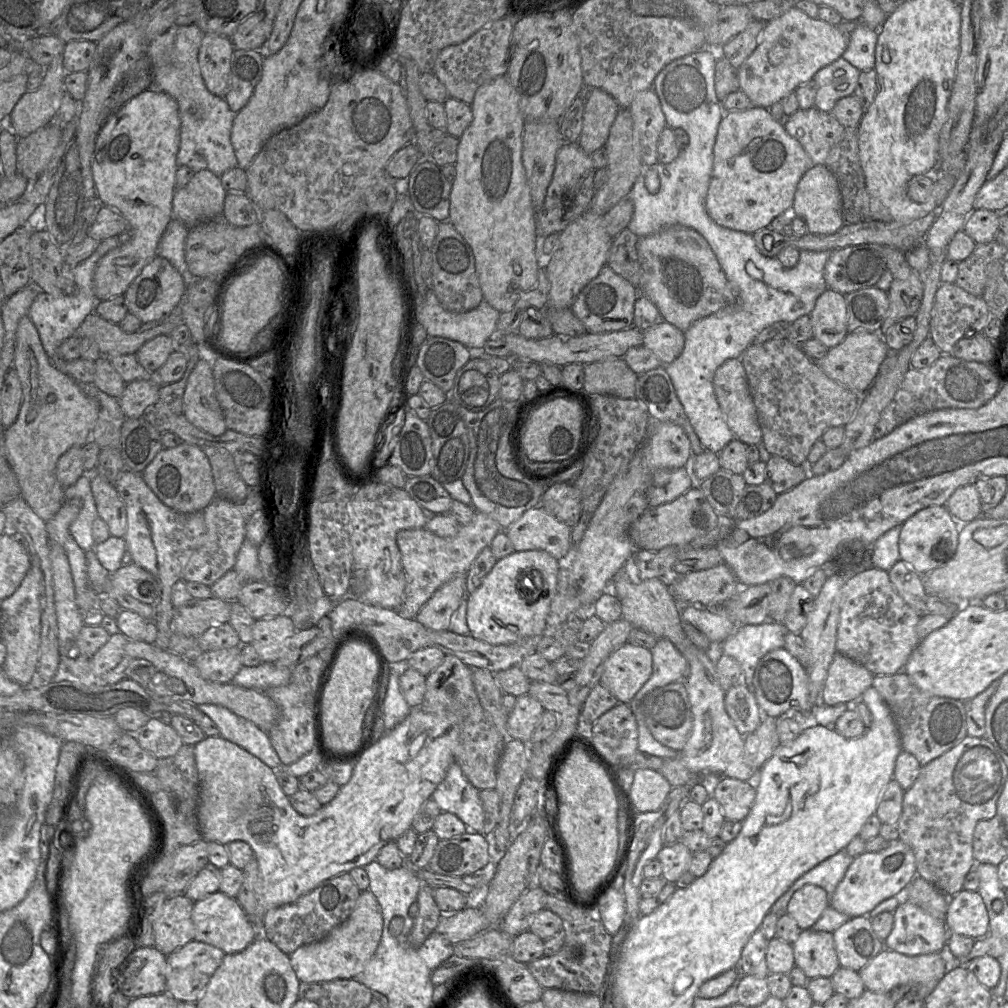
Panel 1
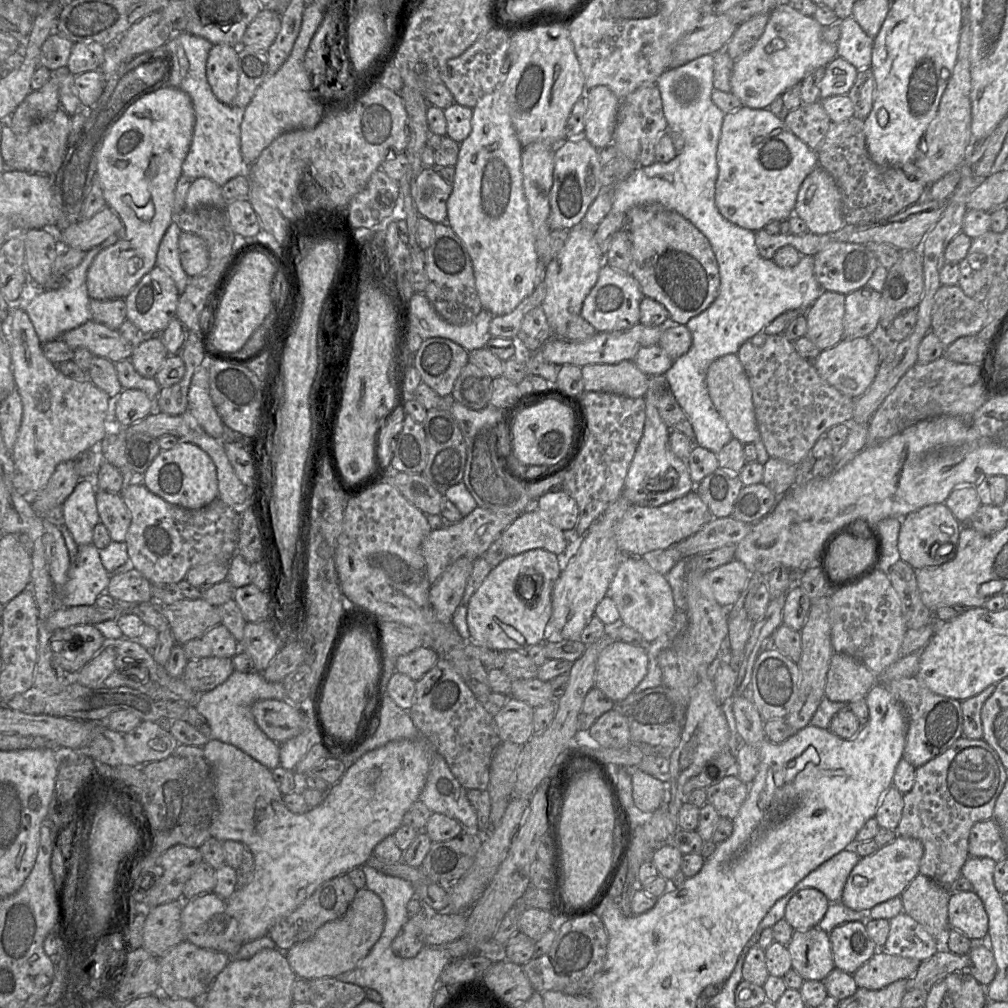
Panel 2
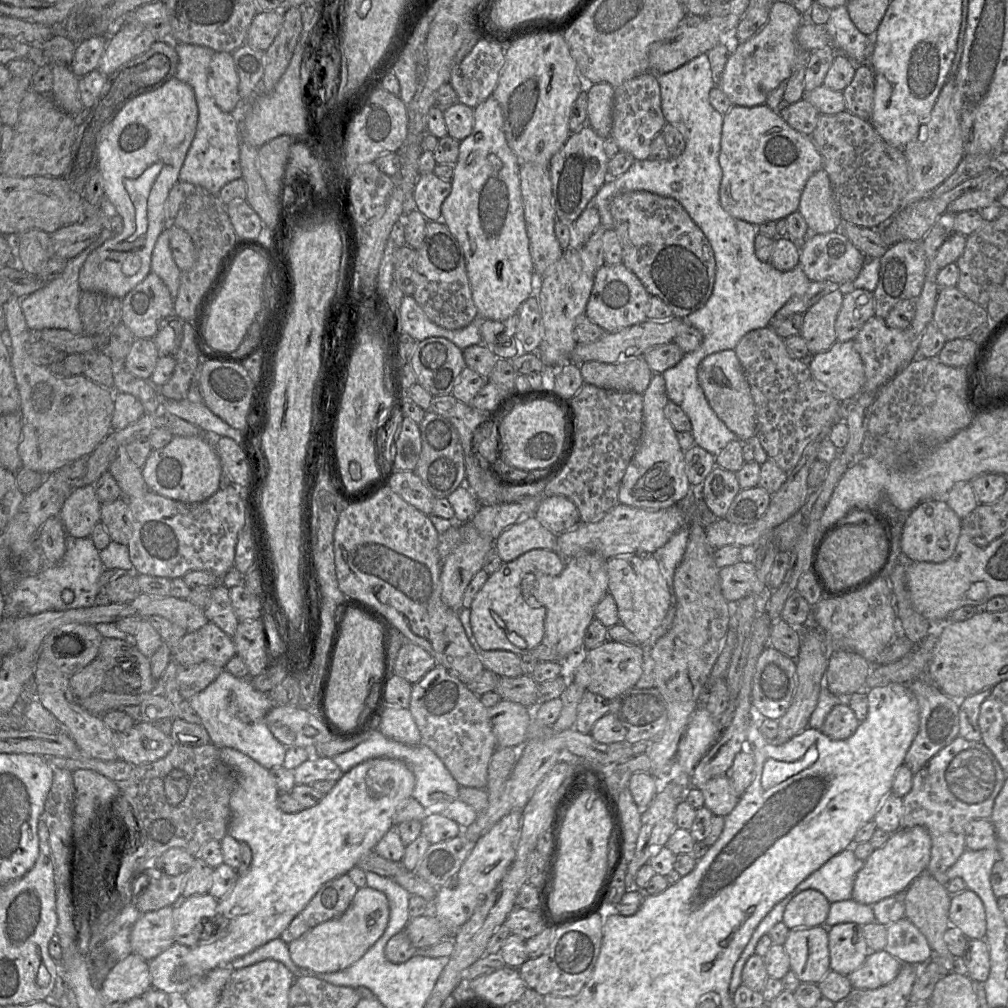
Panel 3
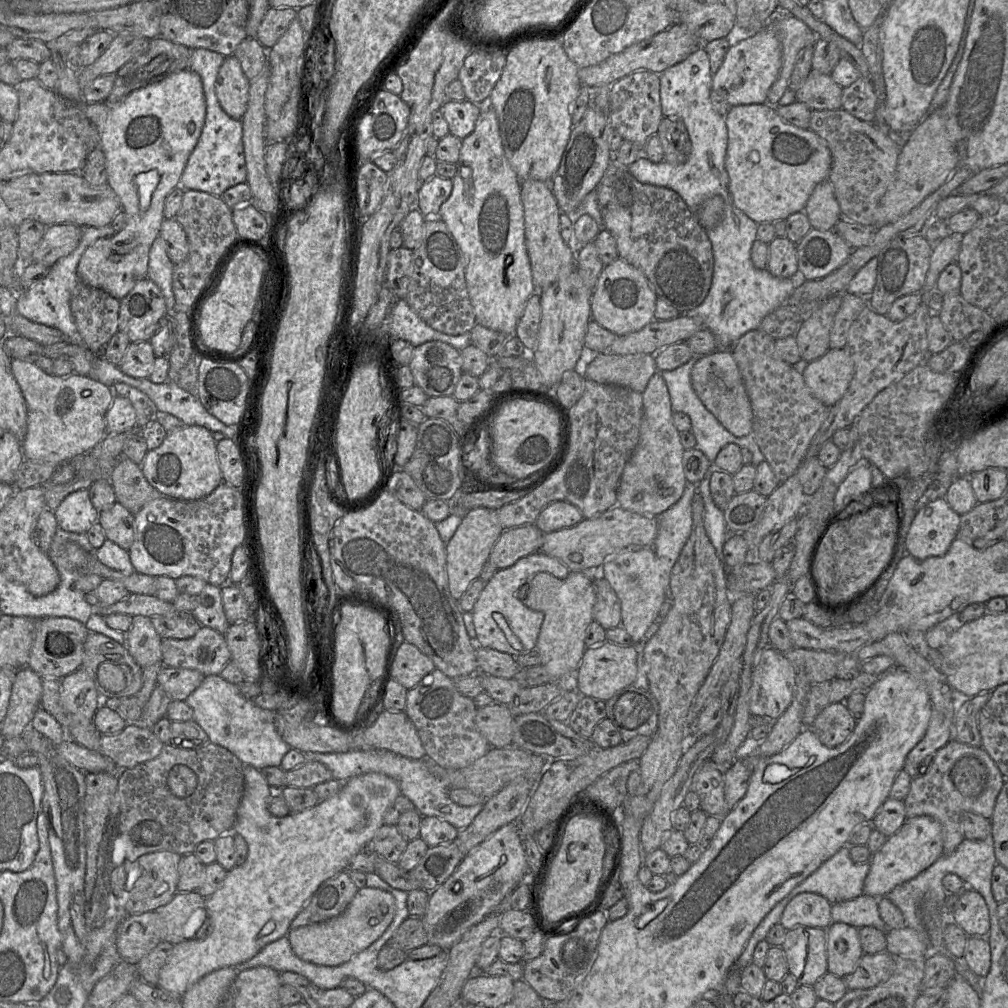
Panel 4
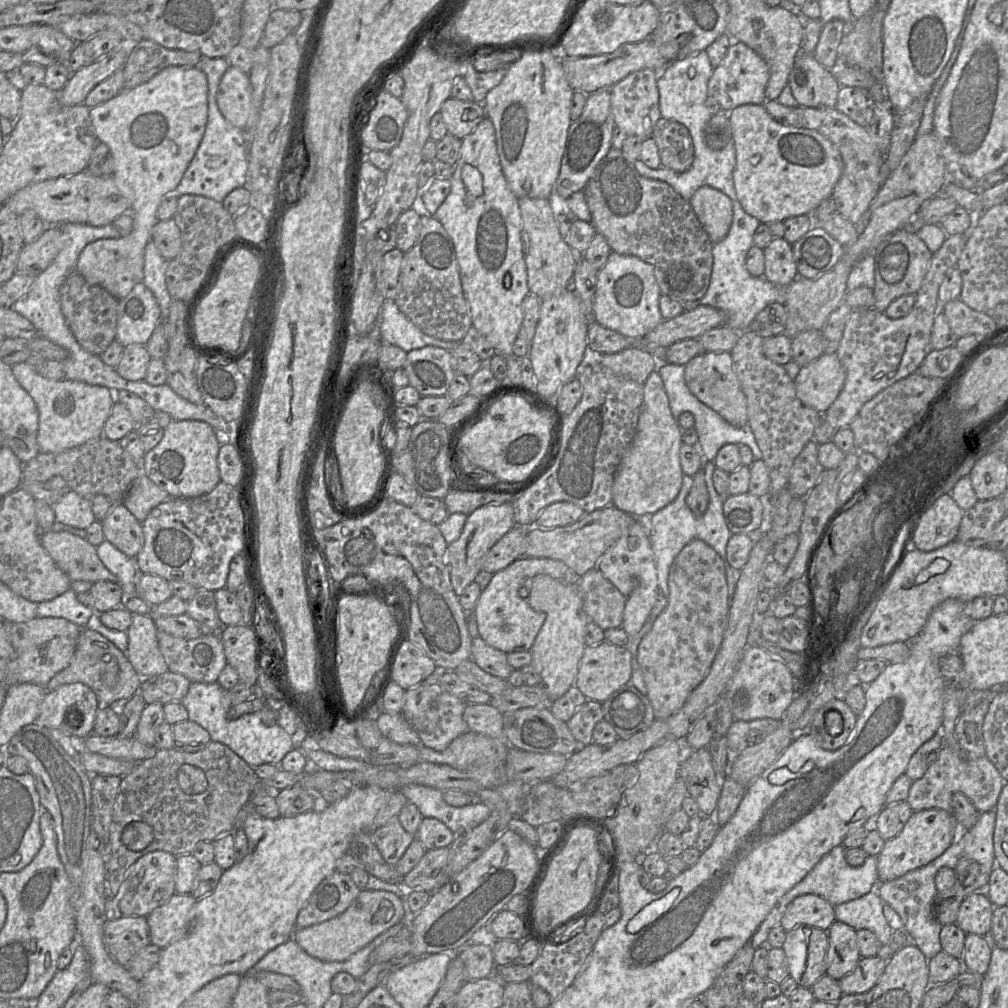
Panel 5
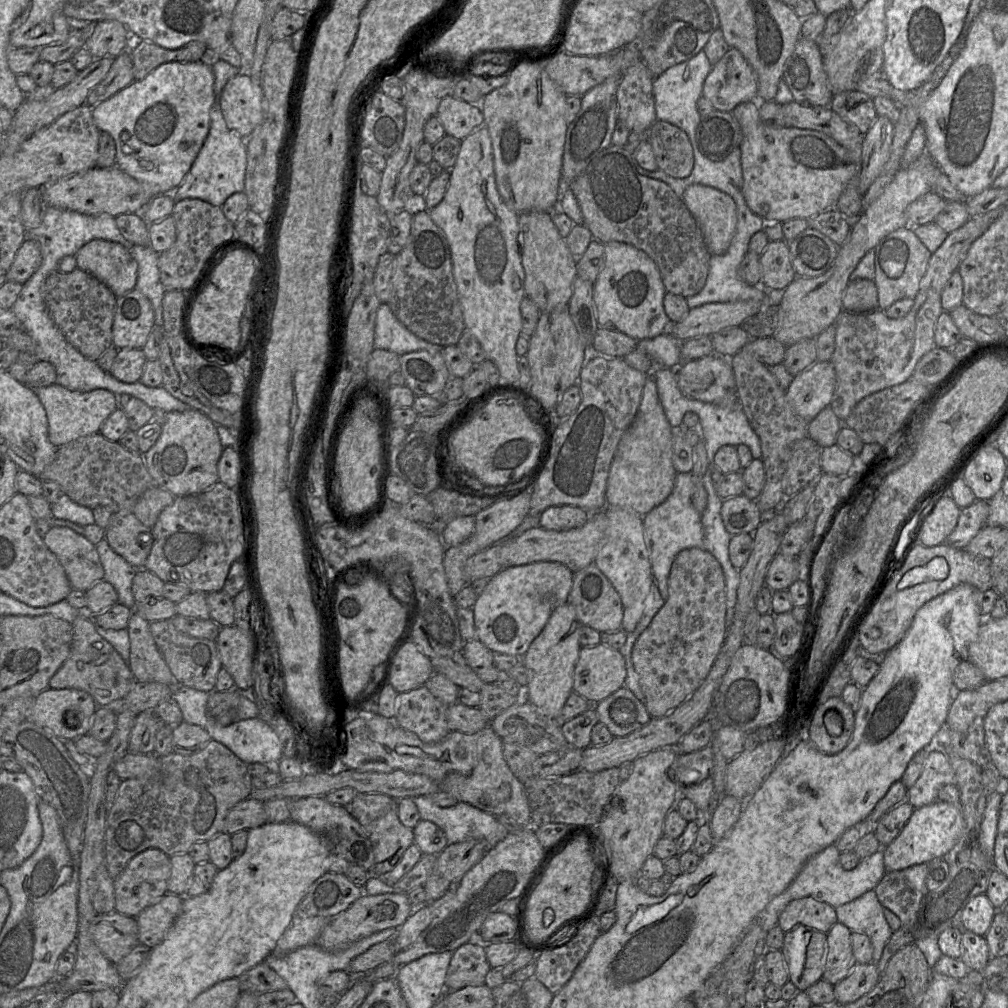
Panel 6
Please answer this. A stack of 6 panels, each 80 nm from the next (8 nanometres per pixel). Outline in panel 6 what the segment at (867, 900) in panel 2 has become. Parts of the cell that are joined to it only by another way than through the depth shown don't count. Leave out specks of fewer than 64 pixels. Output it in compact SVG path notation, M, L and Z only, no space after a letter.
M936 801L914 809L900 834L887 846L882 847L886 872L903 870L928 863L946 856L958 843L964 831L964 820L960 804Z

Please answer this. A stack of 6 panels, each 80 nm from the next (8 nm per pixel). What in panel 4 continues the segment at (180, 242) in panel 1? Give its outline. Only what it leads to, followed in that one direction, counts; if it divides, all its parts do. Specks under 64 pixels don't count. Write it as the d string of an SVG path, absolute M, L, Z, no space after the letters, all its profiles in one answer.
M160 235L153 242L150 253L147 278L152 280L161 290L168 313L175 310L175 298L172 289L174 263L166 251L166 244Z

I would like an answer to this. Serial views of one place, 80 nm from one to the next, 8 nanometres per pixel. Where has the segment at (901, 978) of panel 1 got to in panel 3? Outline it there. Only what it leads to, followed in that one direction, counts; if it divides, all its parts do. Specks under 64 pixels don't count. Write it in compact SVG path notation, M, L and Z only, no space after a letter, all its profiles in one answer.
M885 950L870 951L863 965L847 977L854 989L877 989L892 982L903 965Z

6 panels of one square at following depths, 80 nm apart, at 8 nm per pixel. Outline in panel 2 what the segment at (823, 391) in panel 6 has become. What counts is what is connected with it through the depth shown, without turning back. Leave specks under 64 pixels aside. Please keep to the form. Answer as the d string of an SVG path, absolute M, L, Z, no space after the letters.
M867 337L845 338L832 348L821 351L812 361L823 380L853 399L866 392L874 381L880 365L879 353Z

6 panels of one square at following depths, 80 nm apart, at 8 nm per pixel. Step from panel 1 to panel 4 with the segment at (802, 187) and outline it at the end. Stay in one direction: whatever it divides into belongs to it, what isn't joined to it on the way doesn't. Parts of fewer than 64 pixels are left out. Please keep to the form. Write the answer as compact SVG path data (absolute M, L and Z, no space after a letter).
M829 179L815 187L803 212L808 217L812 229L819 231L834 229L842 214Z

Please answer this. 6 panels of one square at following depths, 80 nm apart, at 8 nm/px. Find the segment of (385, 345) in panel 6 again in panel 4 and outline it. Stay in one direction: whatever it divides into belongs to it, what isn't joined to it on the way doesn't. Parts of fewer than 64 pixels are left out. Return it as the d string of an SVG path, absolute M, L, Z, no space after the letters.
M397 300L389 316L388 334L385 340L402 339L414 347L428 341L442 341L461 351L471 344L470 332L449 335L434 330L427 325L407 304L406 300Z

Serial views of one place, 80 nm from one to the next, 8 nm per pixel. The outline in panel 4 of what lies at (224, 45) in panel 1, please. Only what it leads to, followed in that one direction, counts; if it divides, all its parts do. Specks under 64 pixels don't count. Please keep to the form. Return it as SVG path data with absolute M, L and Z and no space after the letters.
M230 55L219 68L215 91L222 109L231 117L242 120L248 107L250 81L238 59Z

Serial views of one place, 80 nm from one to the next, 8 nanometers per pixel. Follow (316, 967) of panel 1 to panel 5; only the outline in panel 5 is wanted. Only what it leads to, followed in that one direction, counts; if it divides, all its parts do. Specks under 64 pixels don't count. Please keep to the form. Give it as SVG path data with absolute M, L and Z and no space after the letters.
M362 889L339 916L306 928L296 929L292 939L310 956L324 962L345 961L404 917L401 899L388 891Z

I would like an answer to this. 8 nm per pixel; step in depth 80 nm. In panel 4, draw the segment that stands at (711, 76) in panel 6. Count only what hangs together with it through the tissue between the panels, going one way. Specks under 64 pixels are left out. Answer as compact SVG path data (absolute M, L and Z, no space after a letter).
M765 27L757 33L734 38L724 61L712 77L712 90L731 107L767 104L768 92L776 81L782 65L781 43L772 29Z

